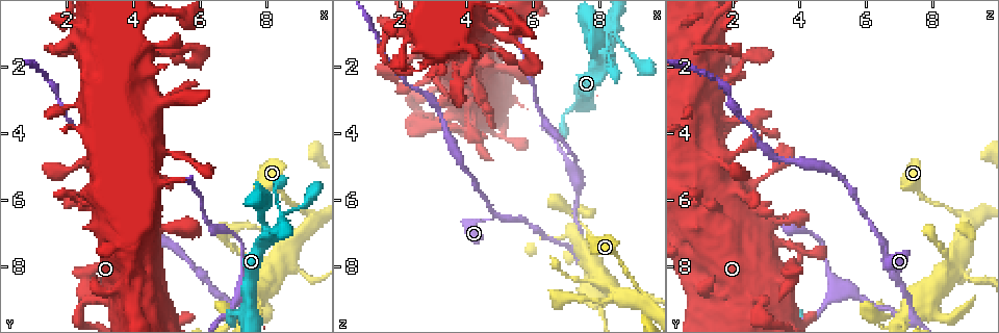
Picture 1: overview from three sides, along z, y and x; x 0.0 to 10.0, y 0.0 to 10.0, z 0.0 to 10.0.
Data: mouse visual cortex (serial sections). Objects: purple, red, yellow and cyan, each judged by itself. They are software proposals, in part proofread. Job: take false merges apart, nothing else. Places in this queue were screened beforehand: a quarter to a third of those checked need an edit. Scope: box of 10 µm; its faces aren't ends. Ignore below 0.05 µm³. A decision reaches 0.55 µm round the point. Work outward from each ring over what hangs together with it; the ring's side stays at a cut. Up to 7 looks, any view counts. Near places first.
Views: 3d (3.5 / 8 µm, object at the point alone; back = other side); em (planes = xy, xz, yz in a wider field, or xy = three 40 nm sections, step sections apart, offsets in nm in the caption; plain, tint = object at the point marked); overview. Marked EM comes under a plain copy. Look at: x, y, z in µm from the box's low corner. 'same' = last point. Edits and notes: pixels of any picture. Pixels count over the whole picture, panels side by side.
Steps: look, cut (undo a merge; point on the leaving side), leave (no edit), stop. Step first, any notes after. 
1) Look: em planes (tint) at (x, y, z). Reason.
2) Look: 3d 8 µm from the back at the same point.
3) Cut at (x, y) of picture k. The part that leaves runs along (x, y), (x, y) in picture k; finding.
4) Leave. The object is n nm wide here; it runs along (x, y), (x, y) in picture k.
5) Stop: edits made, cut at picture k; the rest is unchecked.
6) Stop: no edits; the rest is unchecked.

Look: 3d 3.5 µm at (4.90, 7.30, 6.45). Three arms meet.

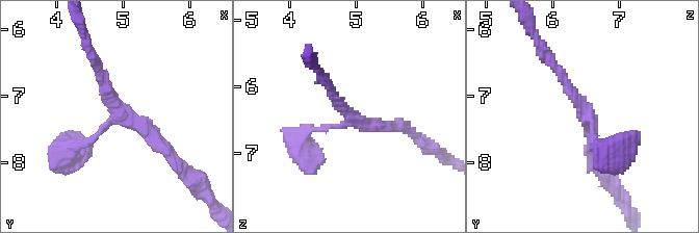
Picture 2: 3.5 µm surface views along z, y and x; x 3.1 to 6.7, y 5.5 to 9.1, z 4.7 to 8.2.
Look: em xy step 2 (tint) at (4.90, 7.30, 6.50). 3 arms meet here; the arms are 150, 150, 150 nm wide; need the tissue.

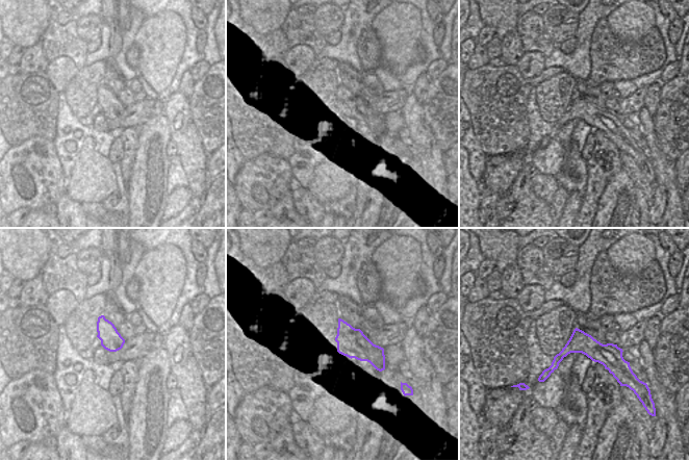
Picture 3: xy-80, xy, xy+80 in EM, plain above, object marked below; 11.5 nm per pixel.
Leave. It runs along (619, 353), (569, 348), (544, 376) in picture 3; one cell here.

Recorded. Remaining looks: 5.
Look: 3d 3.5 µm from the back at (7.20, 7.95, 4.85). Thick turns thin.

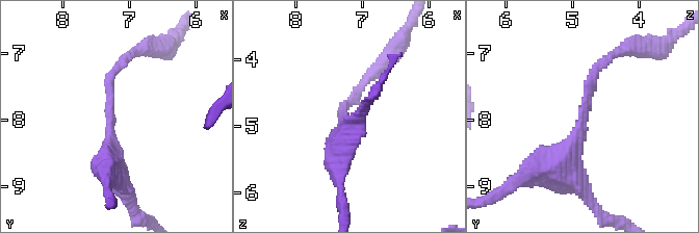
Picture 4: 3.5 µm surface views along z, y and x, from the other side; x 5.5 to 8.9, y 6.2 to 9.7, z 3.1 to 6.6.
Look: em xy step 5 (tint) at (7.30, 7.95, 4.80). Need the tissue.

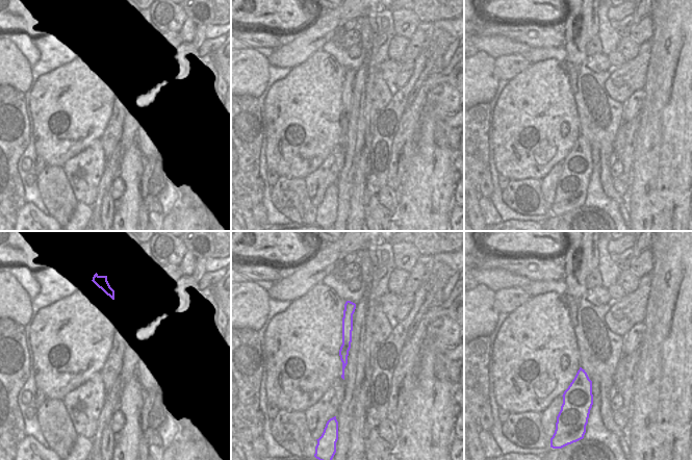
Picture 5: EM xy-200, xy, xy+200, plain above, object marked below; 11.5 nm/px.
Leave. The arms are 150, 400 nm wide; it runs along (544, 166), (578, 135), (587, 83), (607, 58) in picture 4; all the same cell.

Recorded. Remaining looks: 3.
Look: 3d 8 µm at (8.65, 7.75, 8.90). Four or more arms meet.

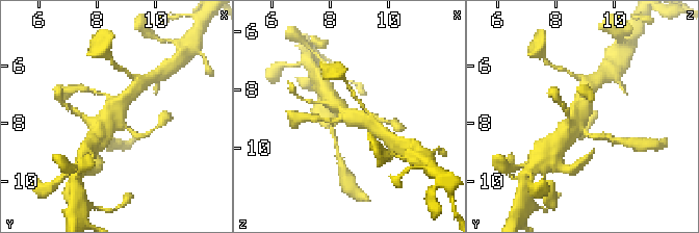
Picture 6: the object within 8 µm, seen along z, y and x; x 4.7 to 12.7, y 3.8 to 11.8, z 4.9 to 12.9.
Look: em planes (tint) at the same point.

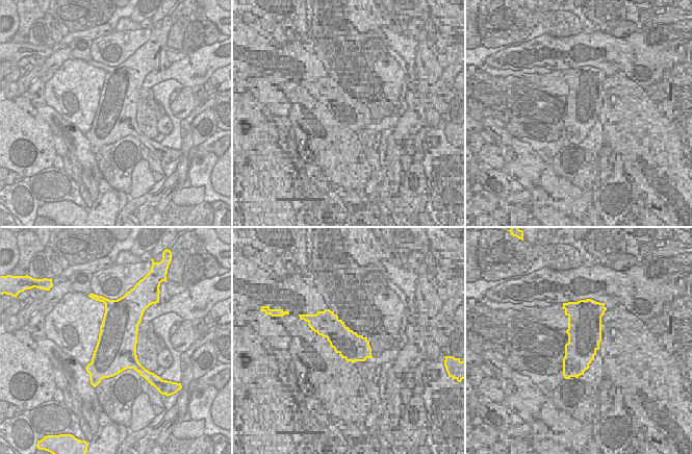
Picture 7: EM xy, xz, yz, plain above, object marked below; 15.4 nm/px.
Leave. It runs along (133, 91), (98, 134) in picture 6; all the same cell.

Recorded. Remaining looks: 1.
Stop: no edits; the rest is unchecked.

